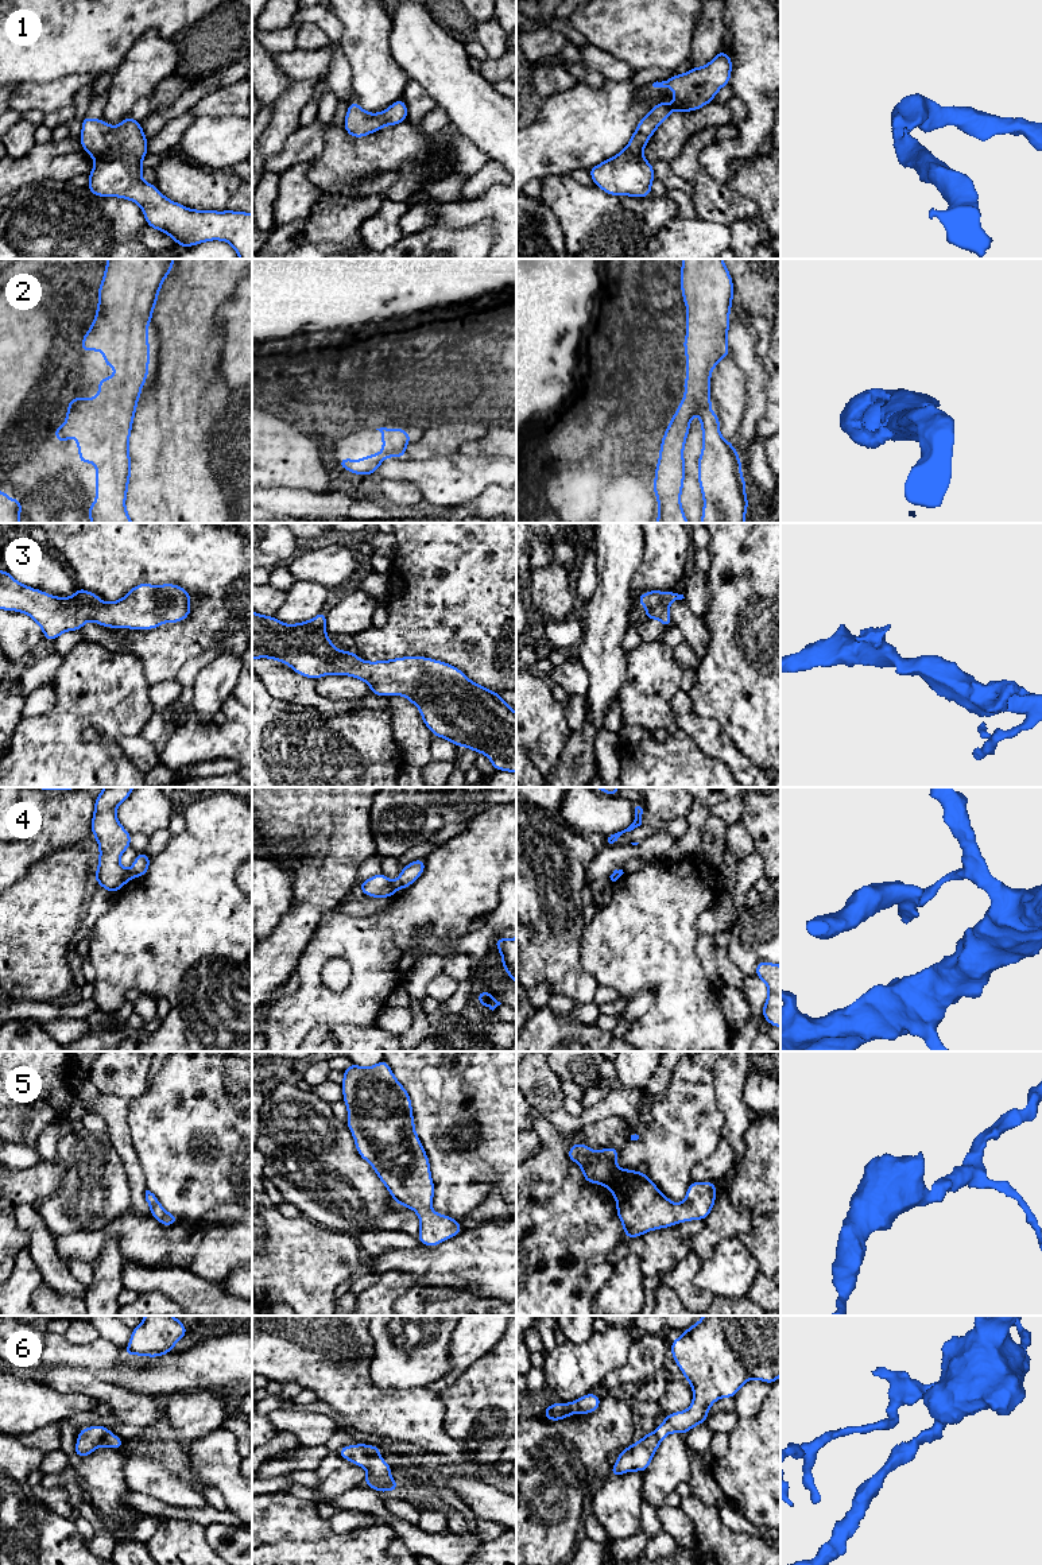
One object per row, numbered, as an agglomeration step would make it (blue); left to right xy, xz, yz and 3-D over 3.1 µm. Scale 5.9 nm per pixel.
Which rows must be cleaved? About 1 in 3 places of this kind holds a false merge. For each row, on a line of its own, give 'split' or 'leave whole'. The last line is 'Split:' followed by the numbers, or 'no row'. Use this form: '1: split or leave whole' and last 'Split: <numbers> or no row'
1: leave whole
2: leave whole
3: leave whole
4: split
5: leave whole
6: leave whole
Split: 4

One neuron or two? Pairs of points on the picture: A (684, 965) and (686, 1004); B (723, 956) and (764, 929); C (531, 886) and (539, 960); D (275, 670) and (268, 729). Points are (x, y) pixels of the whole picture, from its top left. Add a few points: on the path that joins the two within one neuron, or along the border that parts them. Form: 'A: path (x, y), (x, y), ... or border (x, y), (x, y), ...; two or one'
A: path (684, 975), (684, 995); one
B: border (725, 949), (731, 961), (743, 976); two
C: path (539, 905), (539, 941); one
D: border (266, 686), (274, 697), (302, 707); two

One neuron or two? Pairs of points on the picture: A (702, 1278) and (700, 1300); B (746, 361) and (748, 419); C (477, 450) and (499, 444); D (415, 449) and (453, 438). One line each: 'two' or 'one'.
A: two
B: one
C: one
D: one

